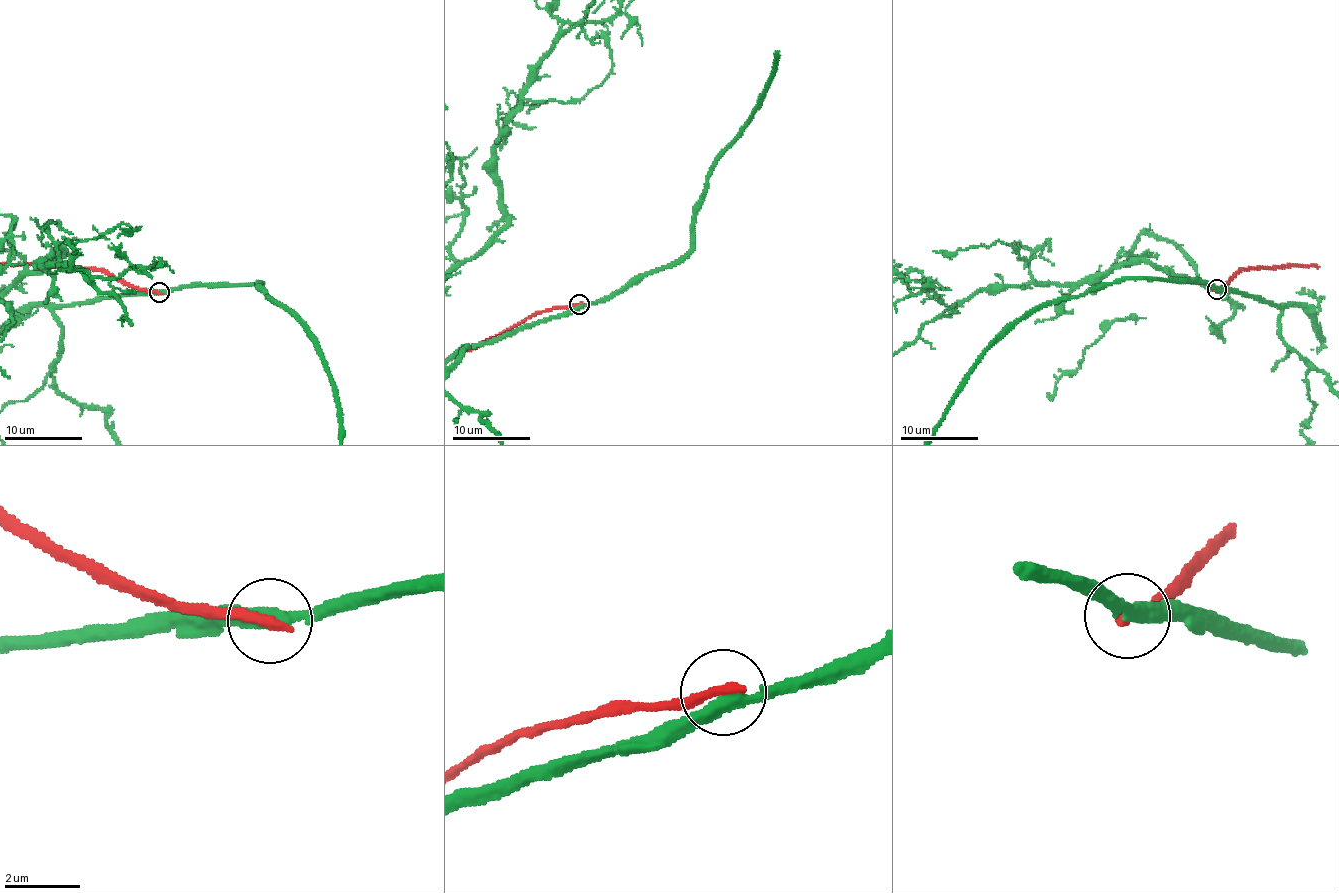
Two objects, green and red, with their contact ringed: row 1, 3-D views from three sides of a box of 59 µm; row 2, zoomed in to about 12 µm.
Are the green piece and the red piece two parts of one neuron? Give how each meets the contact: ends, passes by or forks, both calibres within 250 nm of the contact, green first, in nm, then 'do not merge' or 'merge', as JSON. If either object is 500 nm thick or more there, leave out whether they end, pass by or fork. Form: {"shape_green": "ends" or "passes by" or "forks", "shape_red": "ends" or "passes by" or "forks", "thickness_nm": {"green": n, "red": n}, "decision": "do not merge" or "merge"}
{"shape_green": "passes by", "shape_red": "ends", "thickness_nm": {"green": 360, "red": 300}, "decision": "do not merge"}

